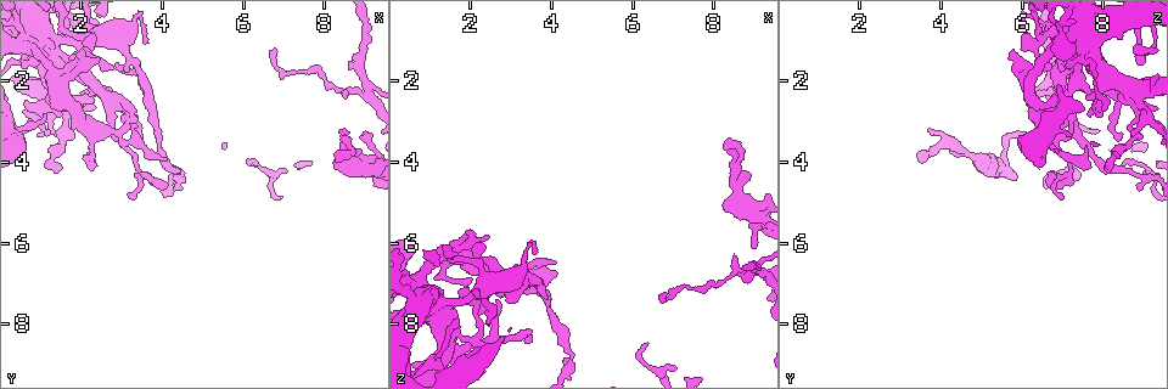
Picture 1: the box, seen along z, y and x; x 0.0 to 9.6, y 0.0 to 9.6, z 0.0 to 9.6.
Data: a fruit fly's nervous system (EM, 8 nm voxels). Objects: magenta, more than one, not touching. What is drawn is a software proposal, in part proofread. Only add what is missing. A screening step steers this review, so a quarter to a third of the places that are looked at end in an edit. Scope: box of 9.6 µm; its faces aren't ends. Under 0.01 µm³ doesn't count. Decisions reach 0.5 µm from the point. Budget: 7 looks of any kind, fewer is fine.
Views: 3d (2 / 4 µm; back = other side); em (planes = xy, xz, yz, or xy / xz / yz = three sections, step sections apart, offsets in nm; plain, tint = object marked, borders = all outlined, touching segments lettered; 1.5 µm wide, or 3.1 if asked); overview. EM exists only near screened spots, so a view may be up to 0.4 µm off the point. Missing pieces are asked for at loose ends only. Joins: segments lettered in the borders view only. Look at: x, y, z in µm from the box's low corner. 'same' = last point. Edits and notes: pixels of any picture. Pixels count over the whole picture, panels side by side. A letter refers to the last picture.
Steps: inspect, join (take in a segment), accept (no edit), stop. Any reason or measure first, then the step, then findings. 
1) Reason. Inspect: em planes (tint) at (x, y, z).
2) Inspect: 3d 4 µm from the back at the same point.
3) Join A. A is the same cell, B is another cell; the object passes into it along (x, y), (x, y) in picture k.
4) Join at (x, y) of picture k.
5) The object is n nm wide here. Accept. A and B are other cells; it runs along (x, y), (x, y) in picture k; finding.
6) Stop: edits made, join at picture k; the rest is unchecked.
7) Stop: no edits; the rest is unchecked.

Tapers out. Inspect: 3d 4 µm at (8.40, 3.20, 3.65).

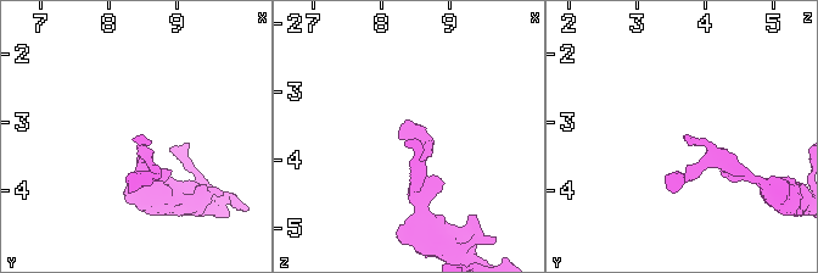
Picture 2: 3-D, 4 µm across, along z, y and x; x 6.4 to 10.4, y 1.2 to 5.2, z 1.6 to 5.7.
Now the EM. Inspect: em xz step 4 (borders) at (8.45, 3.25, 3.70).

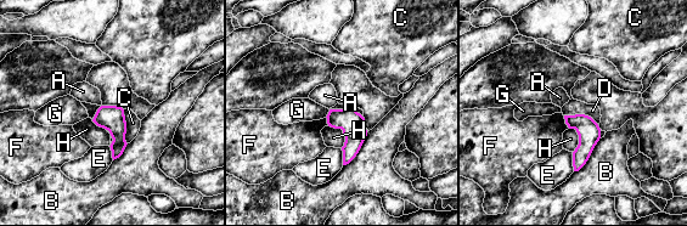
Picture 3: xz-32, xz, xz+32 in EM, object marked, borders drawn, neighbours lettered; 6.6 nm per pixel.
Accept. A, B, C, D, E, F, G and H are other cells; a border runs along (564, 114), (587, 114), (598, 124) in picture 3; no lettered segment goes on from it.

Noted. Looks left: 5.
Tapers out. Inspect: em xy step 4 (tint) at (6.30, 4.10, 8.45).

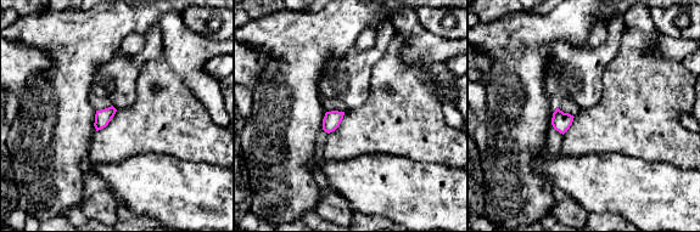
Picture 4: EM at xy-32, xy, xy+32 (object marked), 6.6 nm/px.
Another direction. Inspect: em planes (borders) at the same point.

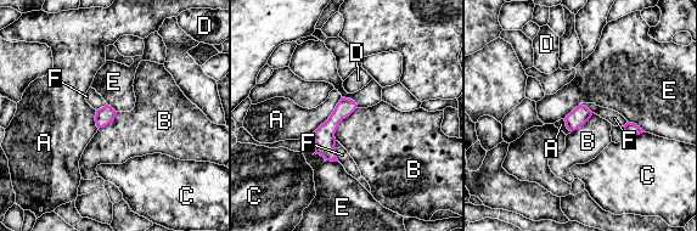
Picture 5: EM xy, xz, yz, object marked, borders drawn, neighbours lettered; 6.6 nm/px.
Accept. A, B, C, D, E and F are other cells; it runs along (347, 101), (329, 128), (329, 157) in picture 5; none of them fits.

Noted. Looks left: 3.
Thin end. Inspect: 3d 4 µm at (4.10, 4.00, 6.50).

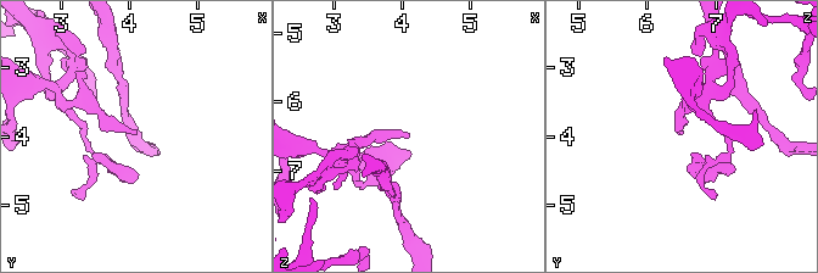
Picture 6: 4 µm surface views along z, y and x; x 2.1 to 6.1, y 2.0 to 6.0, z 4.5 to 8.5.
Inspect: em xy step 8 (borders) at (4.15, 4.00, 6.55).

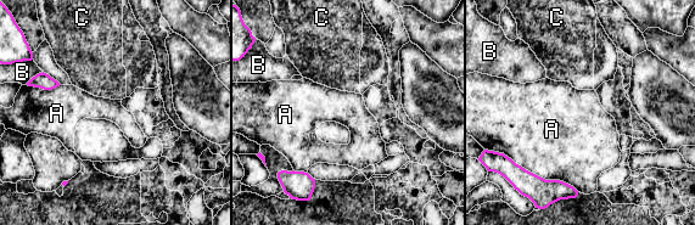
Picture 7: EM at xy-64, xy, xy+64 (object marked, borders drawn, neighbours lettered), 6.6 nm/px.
Inspect: em planes (borders) at the same point.

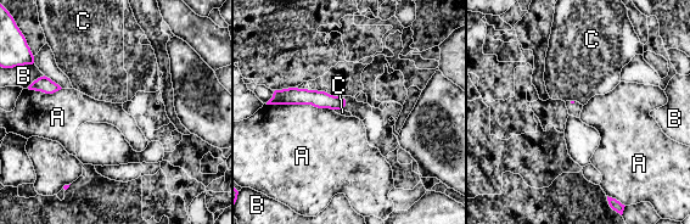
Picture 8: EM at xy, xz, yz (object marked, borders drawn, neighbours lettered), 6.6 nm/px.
Accept. A, B and C are other cells; a border runs along (269, 104), (310, 104), (332, 110) in picture 8; none of them fits.

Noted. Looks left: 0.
Stop: no edits; the rest is unchecked.

